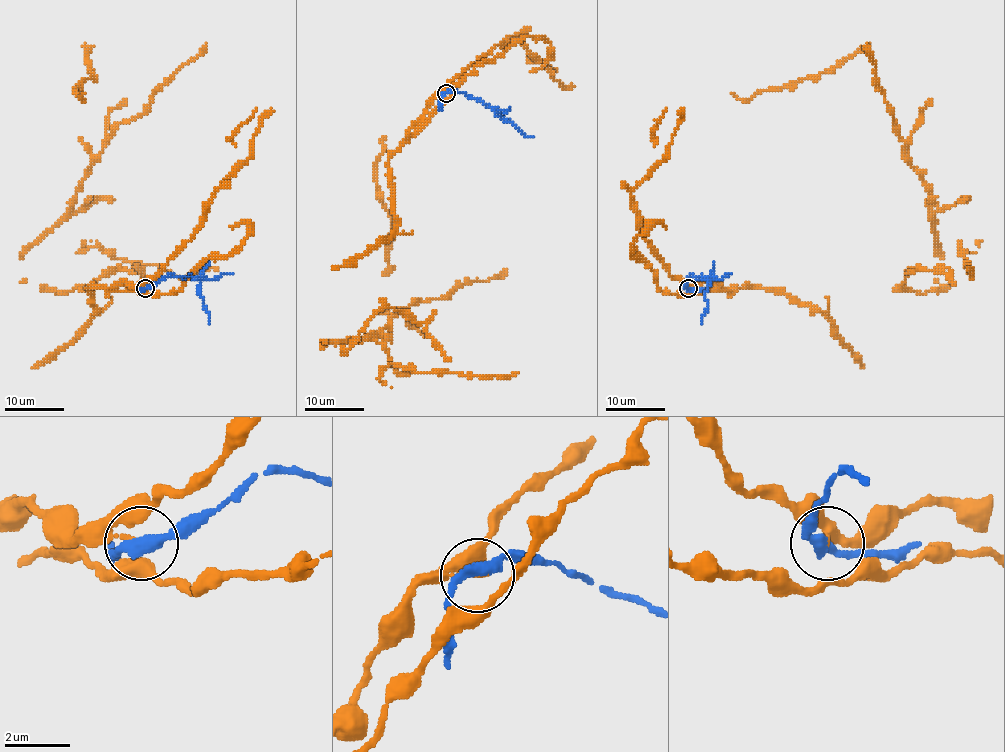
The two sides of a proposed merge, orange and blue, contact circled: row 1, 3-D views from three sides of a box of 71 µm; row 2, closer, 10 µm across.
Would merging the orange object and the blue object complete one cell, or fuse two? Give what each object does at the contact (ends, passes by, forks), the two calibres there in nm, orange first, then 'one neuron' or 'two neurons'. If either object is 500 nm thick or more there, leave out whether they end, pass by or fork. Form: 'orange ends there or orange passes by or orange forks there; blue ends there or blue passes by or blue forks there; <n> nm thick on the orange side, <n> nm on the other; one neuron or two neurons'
orange passes by; blue passes by; 110 nm thick on the orange side, 360 nm on the other; two neurons

